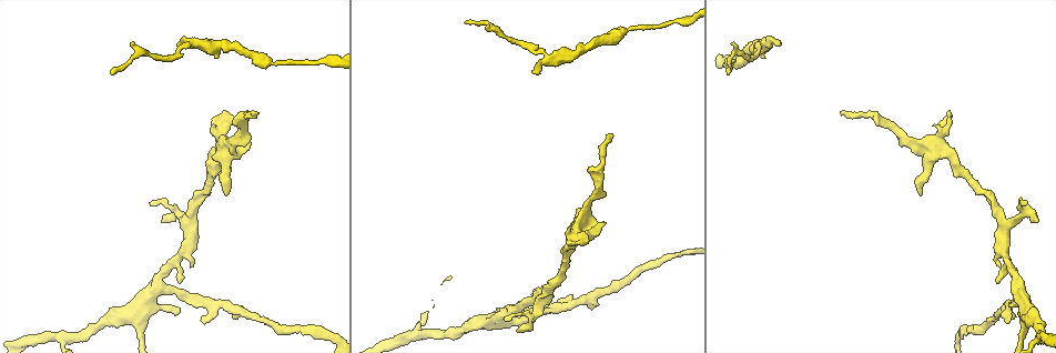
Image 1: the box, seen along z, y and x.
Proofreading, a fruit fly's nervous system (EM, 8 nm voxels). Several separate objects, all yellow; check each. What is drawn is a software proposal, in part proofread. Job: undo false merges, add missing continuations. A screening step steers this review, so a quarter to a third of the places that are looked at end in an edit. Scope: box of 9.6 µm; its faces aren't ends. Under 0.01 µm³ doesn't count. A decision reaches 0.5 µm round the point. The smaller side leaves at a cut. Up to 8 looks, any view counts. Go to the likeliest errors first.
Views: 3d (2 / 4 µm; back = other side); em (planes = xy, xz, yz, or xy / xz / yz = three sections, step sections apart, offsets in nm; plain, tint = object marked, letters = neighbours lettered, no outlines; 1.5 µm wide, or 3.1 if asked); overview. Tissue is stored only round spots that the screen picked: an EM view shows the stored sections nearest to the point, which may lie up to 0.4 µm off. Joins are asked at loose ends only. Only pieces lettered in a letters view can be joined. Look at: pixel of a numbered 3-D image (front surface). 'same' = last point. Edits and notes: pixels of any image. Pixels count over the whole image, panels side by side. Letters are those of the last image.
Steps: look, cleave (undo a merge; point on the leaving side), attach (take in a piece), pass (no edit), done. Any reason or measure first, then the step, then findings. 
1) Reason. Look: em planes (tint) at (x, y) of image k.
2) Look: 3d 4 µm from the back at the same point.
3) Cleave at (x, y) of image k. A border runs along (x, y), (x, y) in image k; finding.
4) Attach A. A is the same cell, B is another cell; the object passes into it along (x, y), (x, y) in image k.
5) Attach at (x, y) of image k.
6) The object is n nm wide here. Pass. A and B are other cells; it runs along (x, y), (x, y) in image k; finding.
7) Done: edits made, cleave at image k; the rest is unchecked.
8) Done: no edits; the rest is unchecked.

Long arm stops here. Look: 3d 4 µm at (841, 115) of image 1.

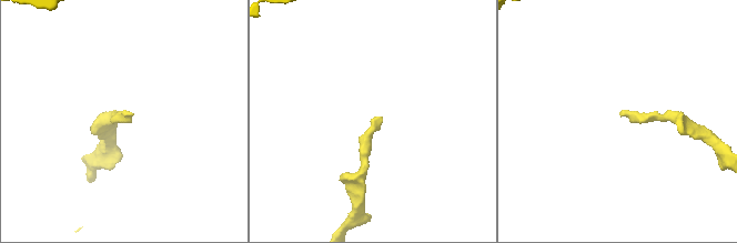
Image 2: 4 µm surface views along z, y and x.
Look: em planes (letters) at (620, 113) of image 2.

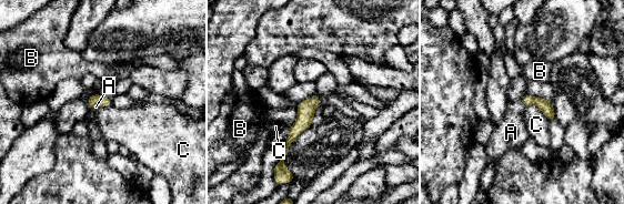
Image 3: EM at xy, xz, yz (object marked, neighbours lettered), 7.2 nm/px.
The longest contact is with C, 200 nm. Attach A. A is the same cell, B and C are other cells; the object passes into it along (546, 106), (523, 102), (511, 132) in image 3; the neuron continues.

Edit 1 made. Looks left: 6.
Branch stops here. Look: em planes (letters) at (225, 193) of image 1.

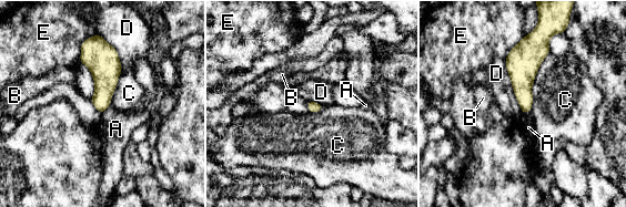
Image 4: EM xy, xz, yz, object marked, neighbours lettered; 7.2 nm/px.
Pass. A, B, C, D and E are other cells; a border runs along (504, 60), (511, 86), (522, 113) in image 4; none of them fits.

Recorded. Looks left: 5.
Redraw. Look: overview.

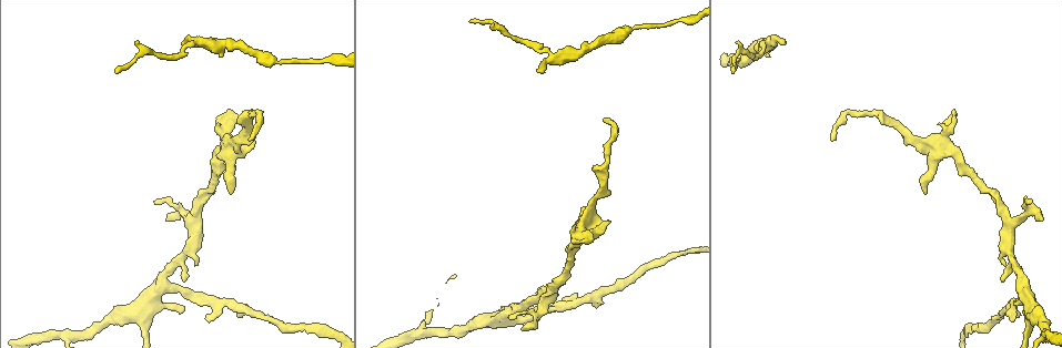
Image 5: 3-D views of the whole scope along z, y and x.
Free end. Look: 3d 4 µm from the back at (781, 42) of image 5.

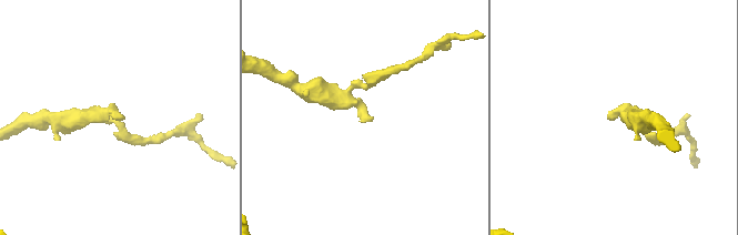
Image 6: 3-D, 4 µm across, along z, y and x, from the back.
Look: em planes (letters) at (371, 117) of image 6.

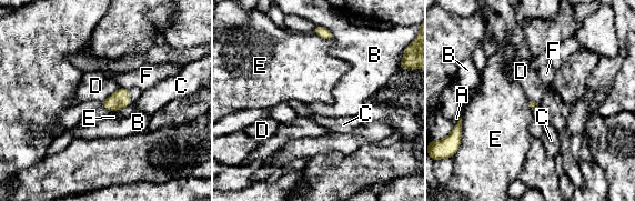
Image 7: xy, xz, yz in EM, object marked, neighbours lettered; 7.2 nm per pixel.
Pass. A, B, C, D, E and F are other cells; a border runs along (313, 31), (322, 38), (332, 39) in image 7; none of them fits.

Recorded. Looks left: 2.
Done: edits made, attach at image 3; the rest is unchecked.

